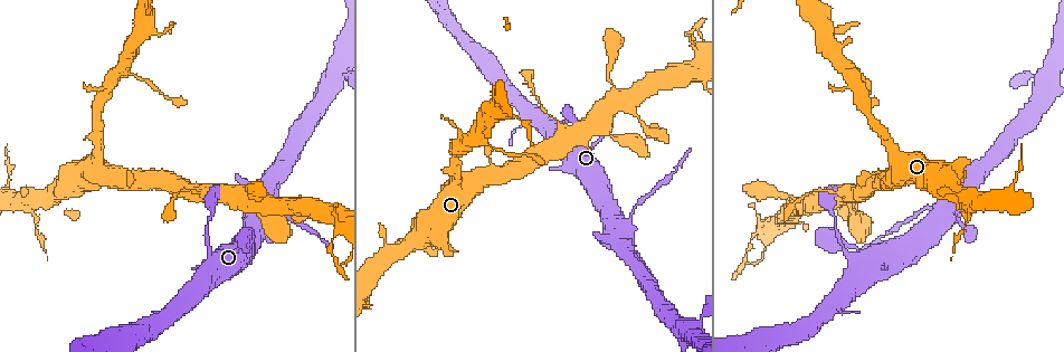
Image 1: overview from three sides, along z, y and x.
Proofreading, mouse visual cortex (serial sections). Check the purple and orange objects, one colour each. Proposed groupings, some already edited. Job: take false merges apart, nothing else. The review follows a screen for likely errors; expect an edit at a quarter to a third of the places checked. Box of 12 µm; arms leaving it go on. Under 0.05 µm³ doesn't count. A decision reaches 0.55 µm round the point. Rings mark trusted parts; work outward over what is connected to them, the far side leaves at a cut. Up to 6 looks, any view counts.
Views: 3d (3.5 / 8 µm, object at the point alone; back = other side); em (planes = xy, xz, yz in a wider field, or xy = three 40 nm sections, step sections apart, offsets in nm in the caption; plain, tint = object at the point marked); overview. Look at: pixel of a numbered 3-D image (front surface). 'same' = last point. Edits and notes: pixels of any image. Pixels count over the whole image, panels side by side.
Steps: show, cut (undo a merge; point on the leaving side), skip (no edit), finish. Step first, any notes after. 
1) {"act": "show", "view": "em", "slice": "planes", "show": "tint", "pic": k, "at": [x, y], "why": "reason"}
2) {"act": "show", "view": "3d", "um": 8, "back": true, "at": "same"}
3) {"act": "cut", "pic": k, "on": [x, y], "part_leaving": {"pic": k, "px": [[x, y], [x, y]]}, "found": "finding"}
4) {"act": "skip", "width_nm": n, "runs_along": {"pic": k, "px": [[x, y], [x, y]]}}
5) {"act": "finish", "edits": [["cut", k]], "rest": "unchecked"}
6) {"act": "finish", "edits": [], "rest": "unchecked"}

{"act": "show", "view": "3d", "um": 3.5, "pic": 1, "at": [632, 218], "why": "calibre changes"}

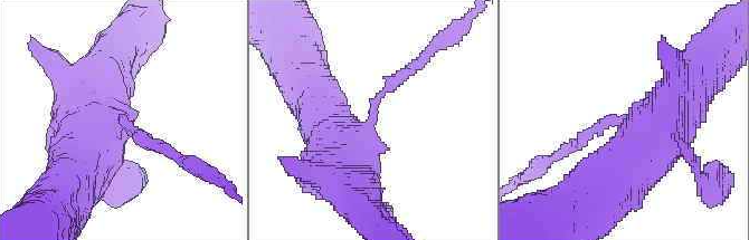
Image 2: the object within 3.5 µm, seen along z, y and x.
{"act": "show", "view": "em", "slice": "xy", "step": 3, "show": "tint", "pic": 2, "at": [623, 117], "arm_widths_nm": [200, 700]}

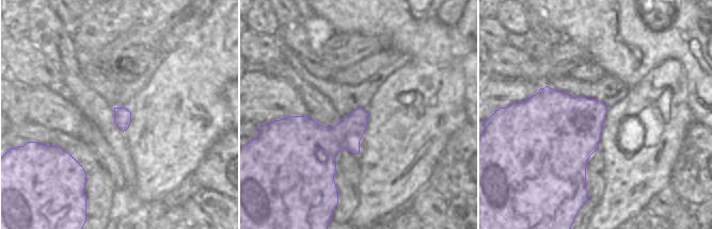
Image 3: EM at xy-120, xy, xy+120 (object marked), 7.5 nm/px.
{"act": "cut", "pic": 2, "on": [408, 72], "part_leaving": {"pic": 2, "px": [[380, 95], [397, 77], [460, 29]]}, "found": "a second cell is stuck on"}

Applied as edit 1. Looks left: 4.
{"act": "show", "view": "overview"}

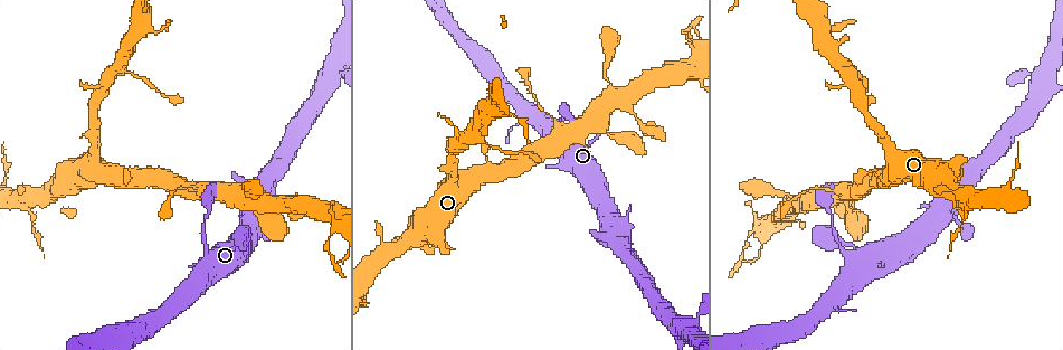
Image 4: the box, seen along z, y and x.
{"act": "show", "view": "3d", "um": 3.5, "pic": 4, "at": [566, 129], "why": "three arms meet"}

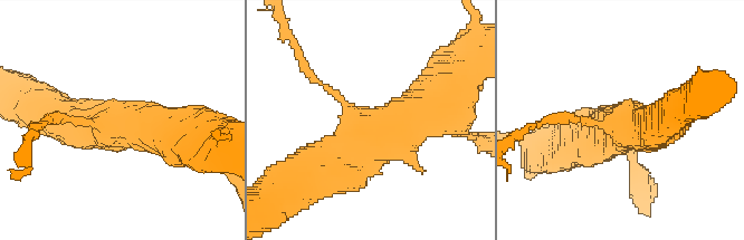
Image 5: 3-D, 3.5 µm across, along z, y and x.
{"act": "show", "view": "em", "slice": "xy", "step": 1, "show": "tint", "pic": 5, "at": [115, 116]}

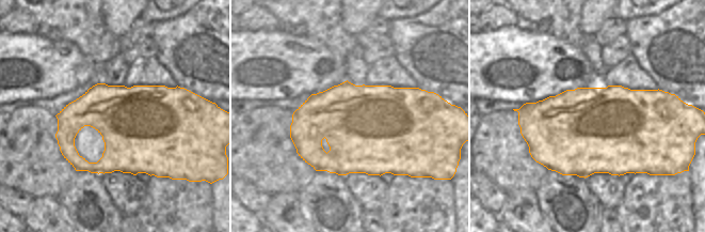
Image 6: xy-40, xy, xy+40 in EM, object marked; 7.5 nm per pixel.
{"act": "skip", "width_nm": 650, "runs_along": {"pic": 5, "px": [[312, 168], [370, 147], [442, 93]]}, "found": "all the same cell"}

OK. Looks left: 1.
{"act": "finish", "edits": [["cut", 2]], "rest": "unchecked"}

